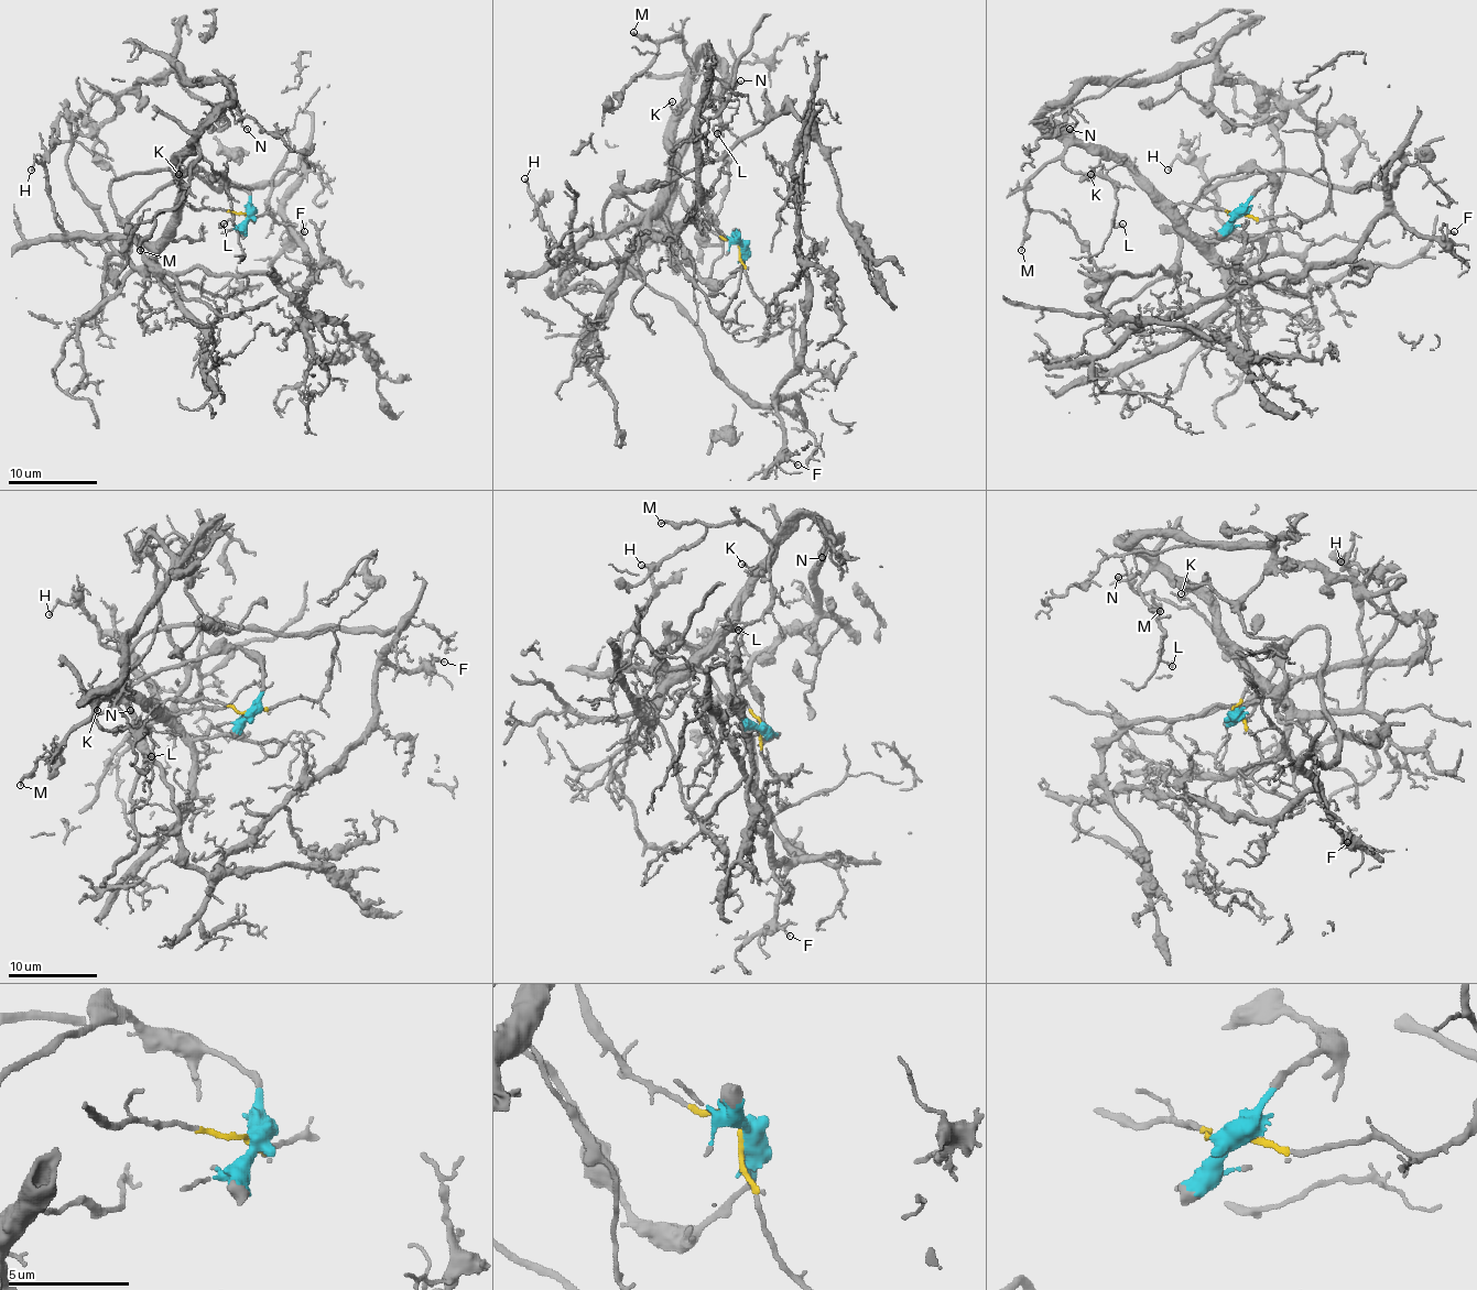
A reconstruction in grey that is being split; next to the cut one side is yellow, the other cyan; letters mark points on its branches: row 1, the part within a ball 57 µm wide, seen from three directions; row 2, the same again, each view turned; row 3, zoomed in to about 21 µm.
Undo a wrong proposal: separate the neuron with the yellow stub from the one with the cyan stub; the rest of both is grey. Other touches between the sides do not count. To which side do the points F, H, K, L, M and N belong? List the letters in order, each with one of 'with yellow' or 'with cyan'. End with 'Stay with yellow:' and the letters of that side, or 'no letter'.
F: with cyan
H: with yellow
K: with yellow
L: with yellow
M: with yellow
N: with yellow
Stay with yellow: H, K, L, M, N

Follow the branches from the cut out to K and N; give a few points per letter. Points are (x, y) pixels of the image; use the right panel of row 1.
K: (1237, 215), (1165, 201), (1128, 165), (1111, 159), (1103, 159), (1089, 174)
N: (1237, 215), (1165, 201), (1128, 165), (1070, 141), (1045, 119), (1045, 115), (1065, 106), (1076, 121), (1070, 130)

